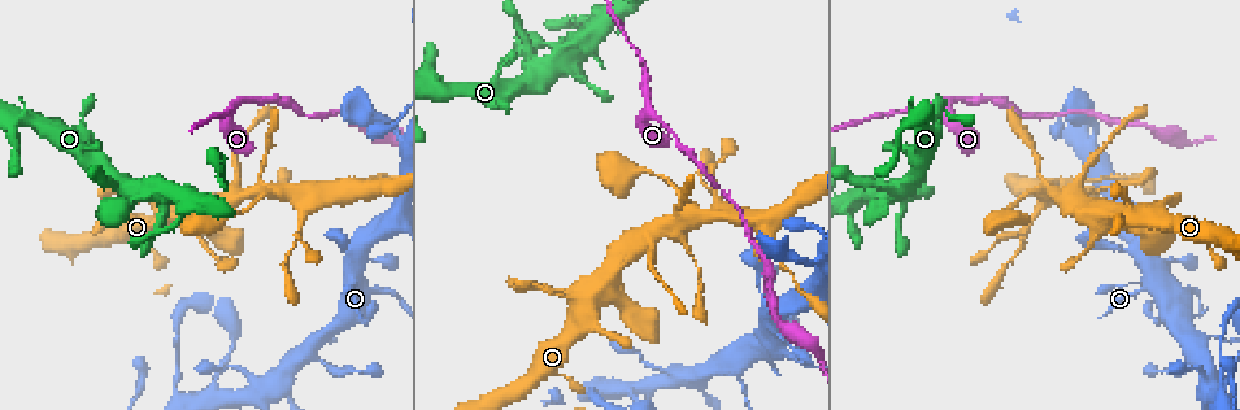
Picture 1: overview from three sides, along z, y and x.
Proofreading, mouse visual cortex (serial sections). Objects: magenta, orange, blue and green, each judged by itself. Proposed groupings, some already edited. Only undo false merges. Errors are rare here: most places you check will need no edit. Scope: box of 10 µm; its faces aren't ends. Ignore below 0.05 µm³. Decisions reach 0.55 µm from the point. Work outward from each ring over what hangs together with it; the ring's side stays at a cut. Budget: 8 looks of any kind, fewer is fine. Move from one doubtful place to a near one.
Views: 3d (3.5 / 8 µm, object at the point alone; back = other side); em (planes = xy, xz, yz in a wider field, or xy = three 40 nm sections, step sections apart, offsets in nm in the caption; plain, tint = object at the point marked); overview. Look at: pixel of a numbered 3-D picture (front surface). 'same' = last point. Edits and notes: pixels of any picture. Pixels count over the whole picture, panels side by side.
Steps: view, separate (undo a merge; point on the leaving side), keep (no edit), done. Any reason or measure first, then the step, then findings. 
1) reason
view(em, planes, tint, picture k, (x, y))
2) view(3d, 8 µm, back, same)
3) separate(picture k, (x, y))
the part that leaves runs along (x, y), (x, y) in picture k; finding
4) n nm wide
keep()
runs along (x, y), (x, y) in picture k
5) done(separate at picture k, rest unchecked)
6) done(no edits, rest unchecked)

arms run side by side
view(3d, 3.5 µm, back, picture 1, (229, 197))

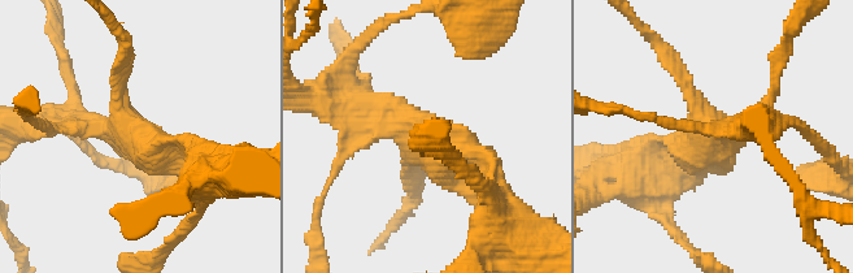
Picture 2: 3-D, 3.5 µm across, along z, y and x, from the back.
4 arms; arms of 150, 200, 300, 300 nm; shape alone is not enough
view(em, xy, step 3, tint, picture 2, (711, 139))

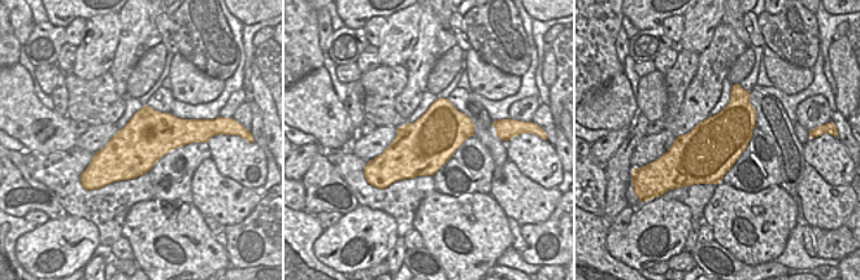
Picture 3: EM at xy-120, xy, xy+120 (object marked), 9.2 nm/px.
500 nm wide
keep()
runs along (487, 178), (347, 102) in picture 2; one cell here

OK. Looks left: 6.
abrupt turn
view(3d, 3.5 µm, back, picture 1, (234, 105))

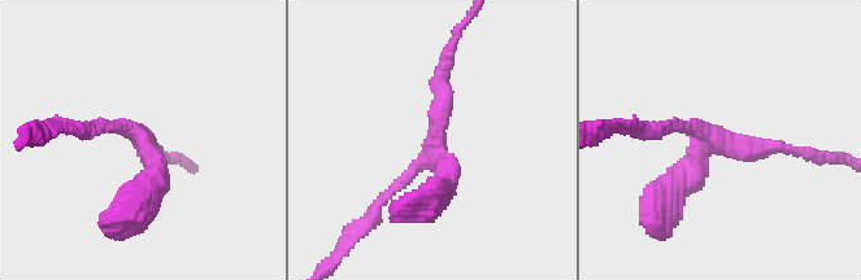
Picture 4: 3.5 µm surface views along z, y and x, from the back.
3 arms; arms of 150, 200, 400 nm; shape alone is not enough
view(em, xy, step 1, tint, picture 4, (435, 148))

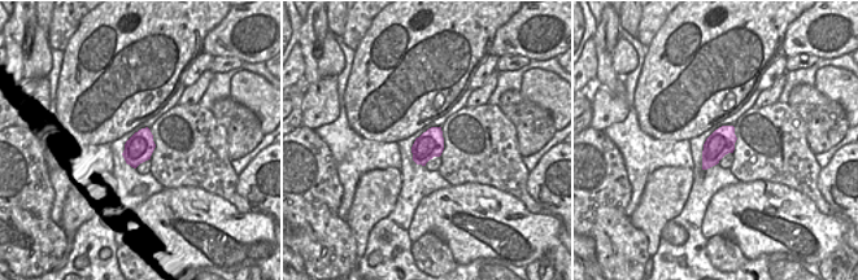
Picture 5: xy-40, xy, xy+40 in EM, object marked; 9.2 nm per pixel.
keep()
runs along (666, 198), (713, 139), (796, 151) in picture 4; continuous, no second cell

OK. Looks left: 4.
branch point
view(3d, 3.5 µm, picture 1, (714, 191))

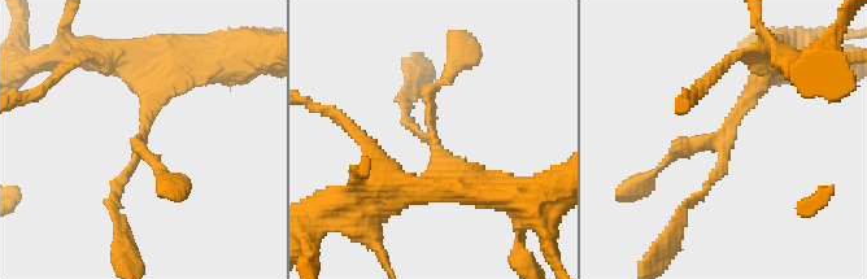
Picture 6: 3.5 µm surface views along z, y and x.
view(em, xy, step 3, tint, picture 6, (147, 142))

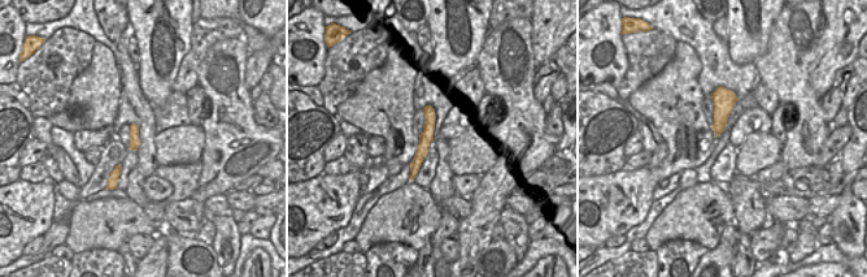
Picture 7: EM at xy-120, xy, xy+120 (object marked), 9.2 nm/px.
cut it another way
view(em, xy, step 2, tint, same)

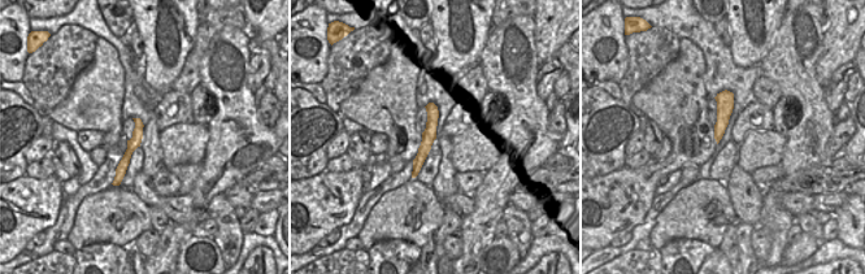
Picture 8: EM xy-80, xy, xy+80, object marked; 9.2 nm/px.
keep()
runs along (138, 121), (137, 139), (116, 182) in picture 8; all the same cell

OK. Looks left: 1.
done(no edits, rest unchecked)

